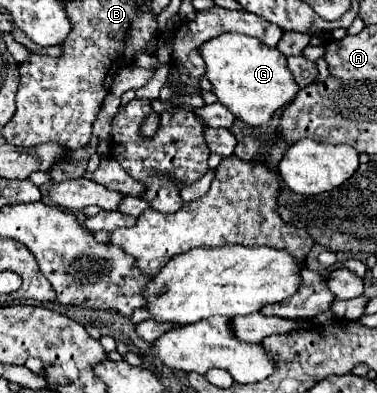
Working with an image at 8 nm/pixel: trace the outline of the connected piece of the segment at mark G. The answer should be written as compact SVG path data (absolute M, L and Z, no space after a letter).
M223 33L223 35L207 41L201 47L201 55L203 55L205 65L207 65L207 75L205 77L213 83L213 93L219 97L219 103L229 107L231 113L239 121L245 121L247 125L255 127L255 125L267 123L275 115L275 111L279 111L285 105L289 105L295 99L297 91L299 91L299 85L295 83L293 73L287 67L287 57L279 49L275 49L275 47L273 49L265 47L255 37L241 35L241 33Z

